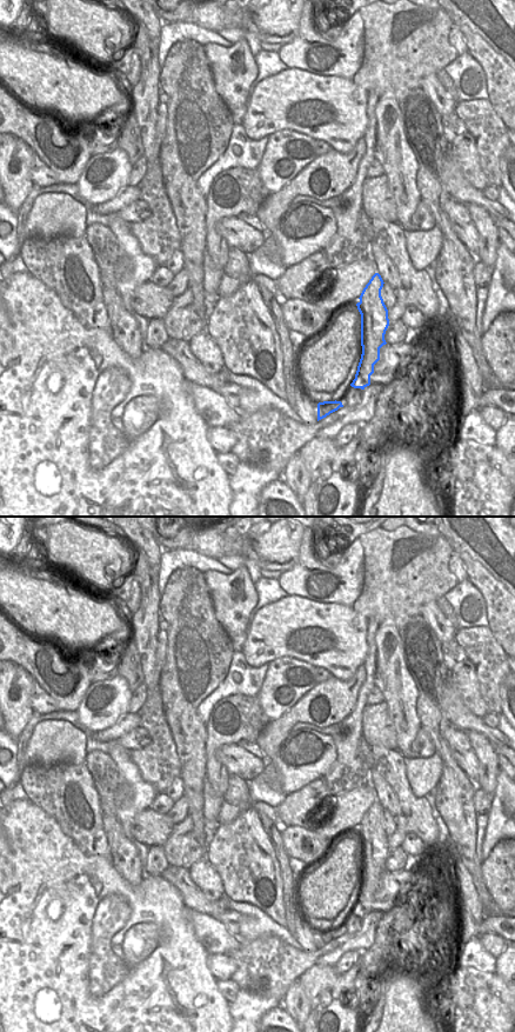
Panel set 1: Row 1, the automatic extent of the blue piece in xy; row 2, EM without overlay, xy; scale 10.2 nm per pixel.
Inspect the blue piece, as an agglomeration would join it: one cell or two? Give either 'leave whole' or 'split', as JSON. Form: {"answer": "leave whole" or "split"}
{"answer": "leave whole"}

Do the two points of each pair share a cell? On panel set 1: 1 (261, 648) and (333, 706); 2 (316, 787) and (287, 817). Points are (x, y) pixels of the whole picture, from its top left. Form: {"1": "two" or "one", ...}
{"1": "two", "2": "one"}

